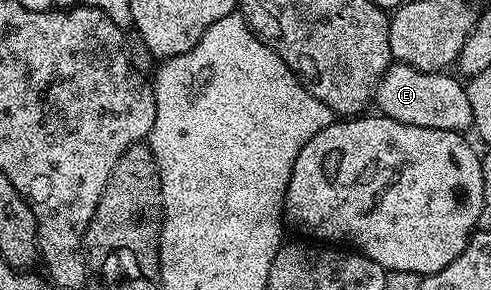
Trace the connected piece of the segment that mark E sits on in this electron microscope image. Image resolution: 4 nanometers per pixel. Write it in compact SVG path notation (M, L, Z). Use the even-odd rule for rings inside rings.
M392 63L375 87L375 106L384 117L407 126L464 133L473 125L471 105L464 83L449 75L444 71L425 73L403 63Z

